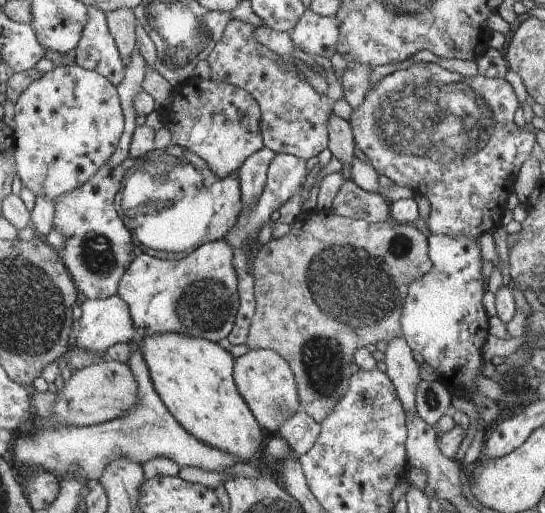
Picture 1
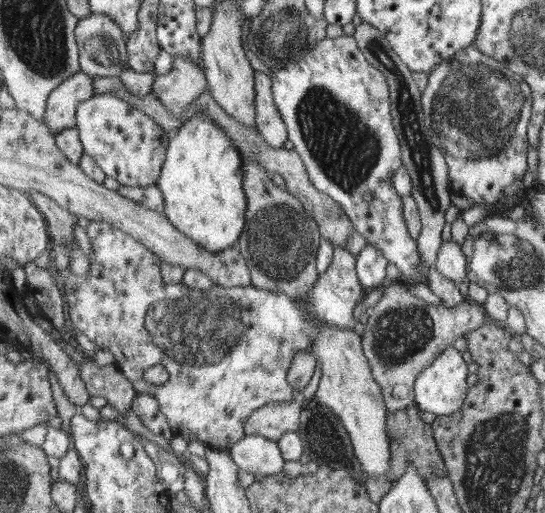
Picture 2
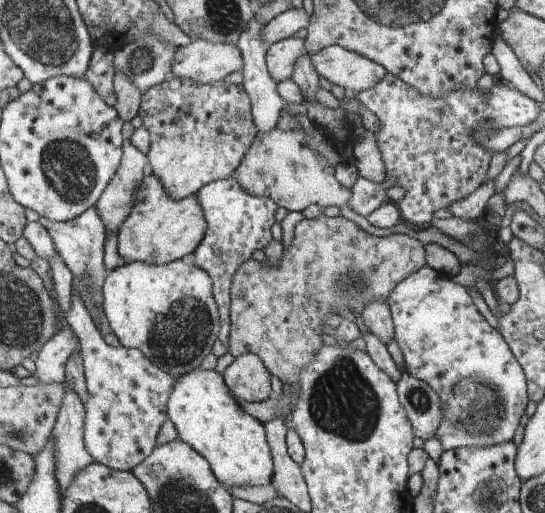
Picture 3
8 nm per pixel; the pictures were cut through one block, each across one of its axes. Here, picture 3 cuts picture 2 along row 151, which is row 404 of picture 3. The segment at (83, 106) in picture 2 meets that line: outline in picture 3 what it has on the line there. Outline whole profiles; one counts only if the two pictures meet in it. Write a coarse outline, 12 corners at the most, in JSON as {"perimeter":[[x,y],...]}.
{"perimeter":[[72,284],[96,463],[132,471],[156,447],[176,379],[111,347]]}

